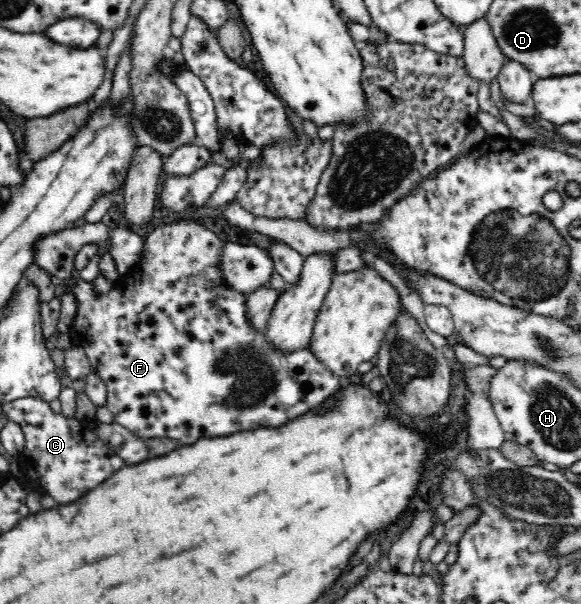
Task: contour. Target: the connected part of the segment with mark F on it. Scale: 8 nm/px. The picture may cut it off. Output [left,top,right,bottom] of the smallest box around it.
[69,217,343,445]

